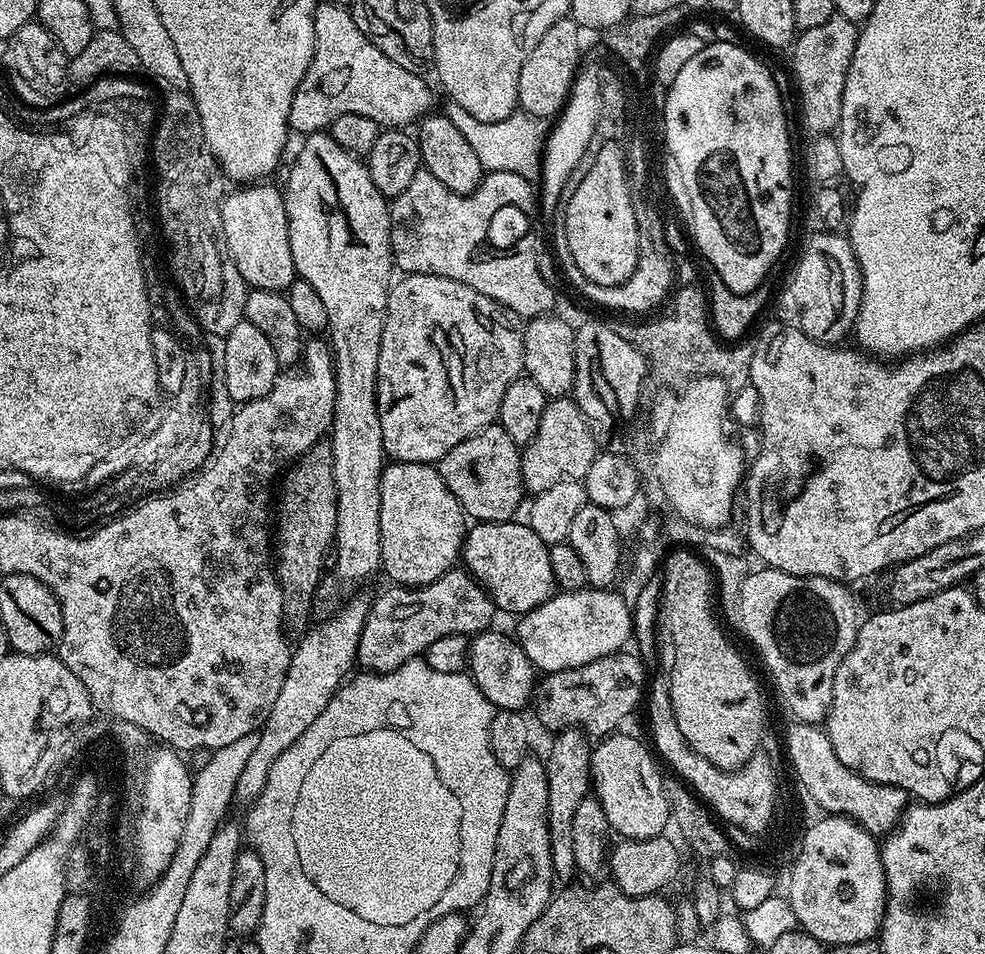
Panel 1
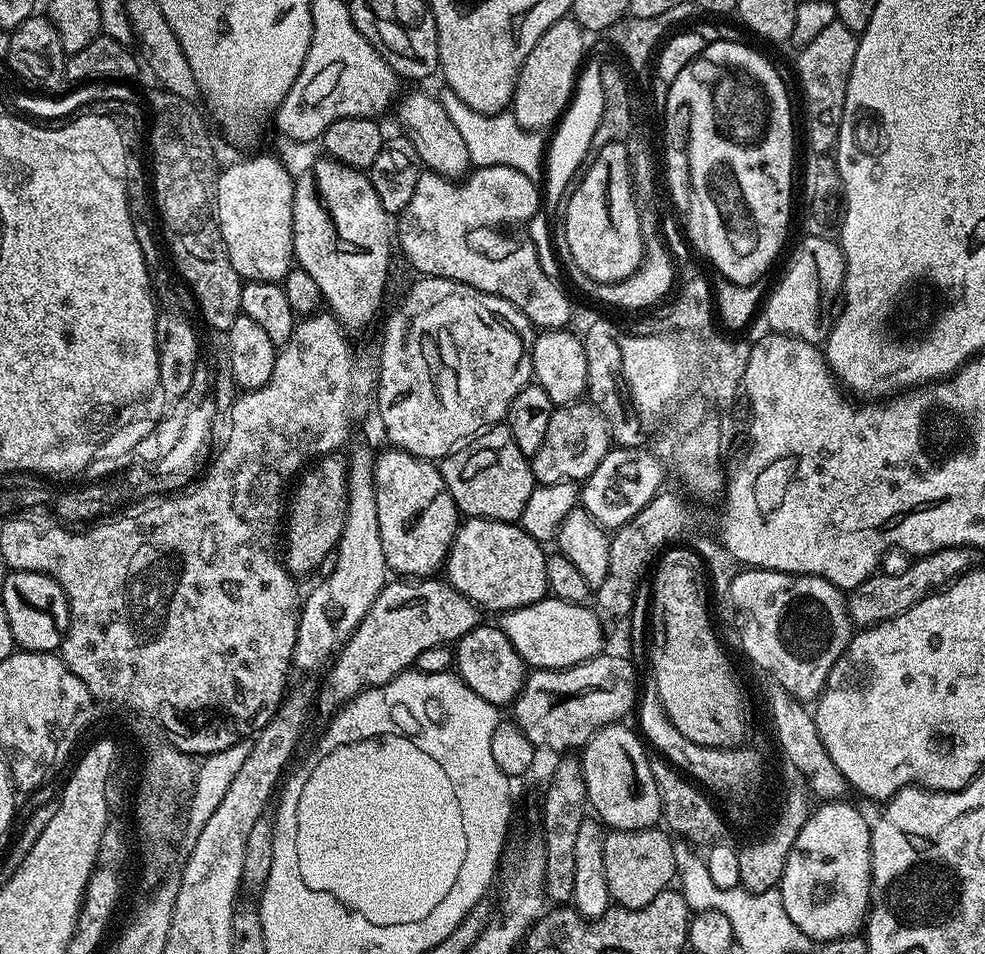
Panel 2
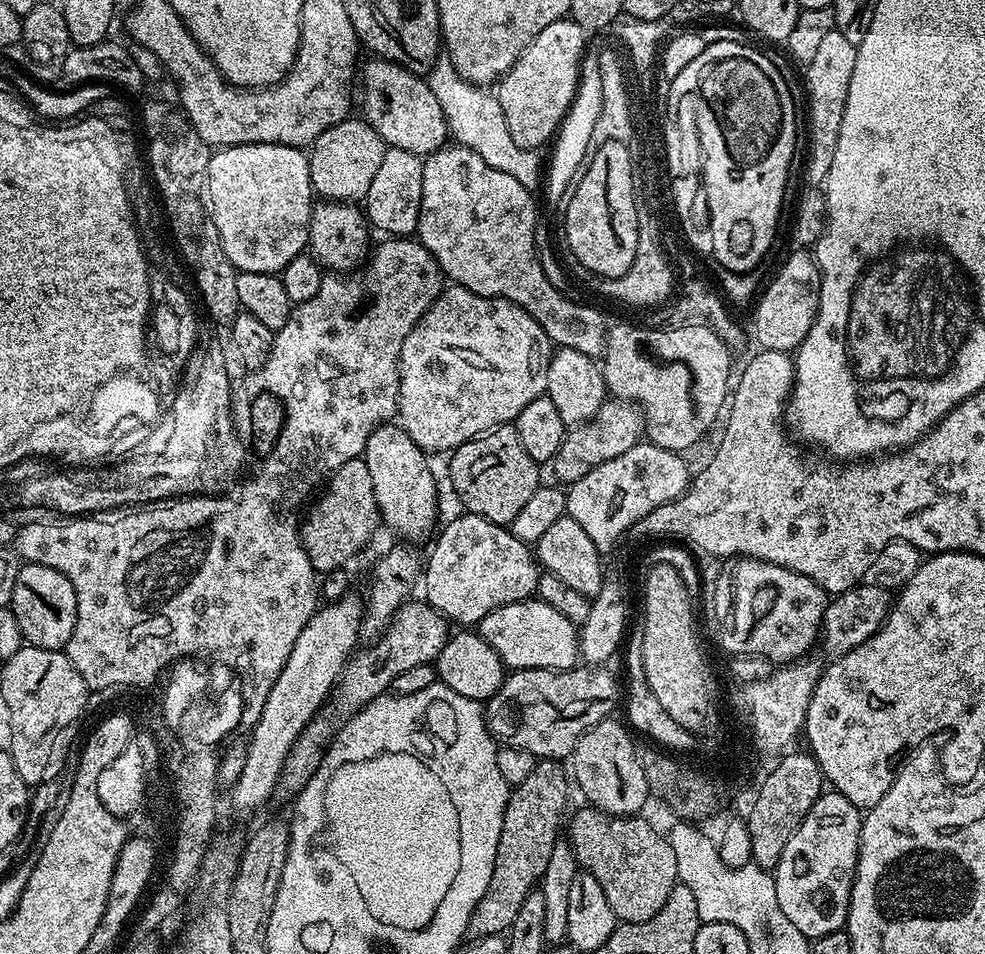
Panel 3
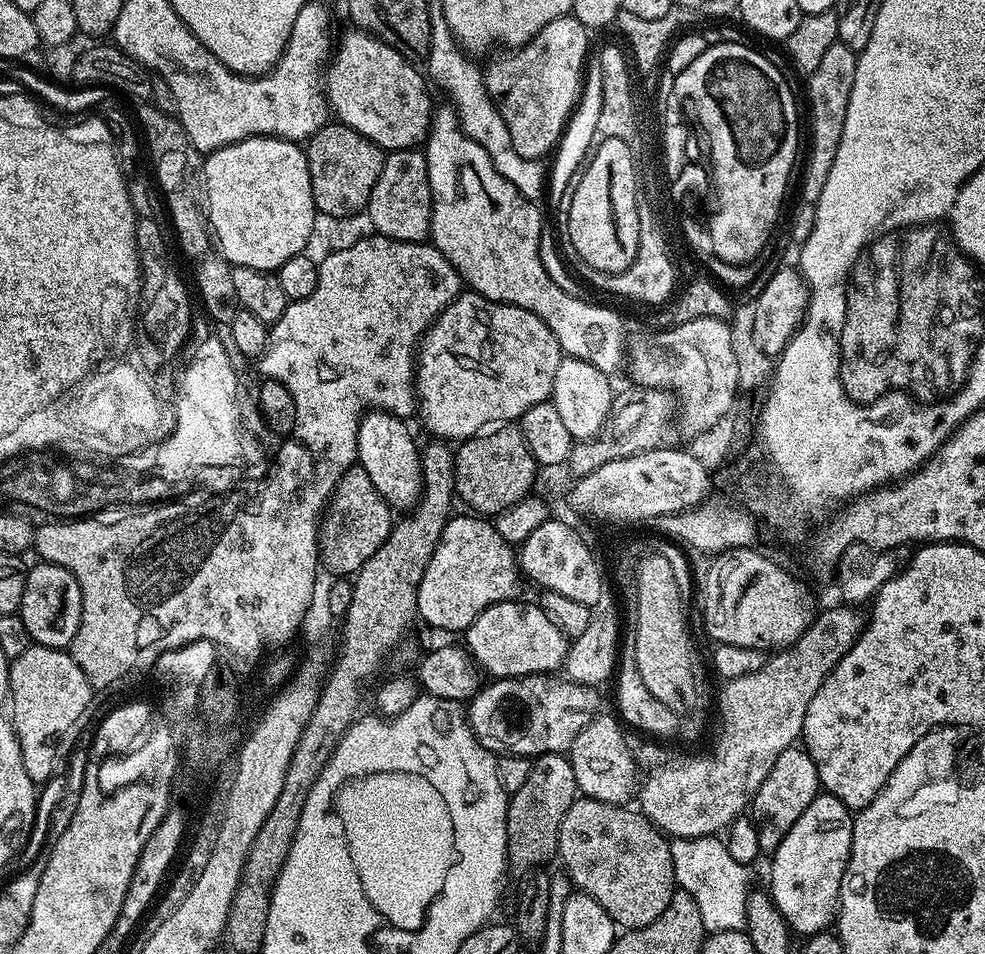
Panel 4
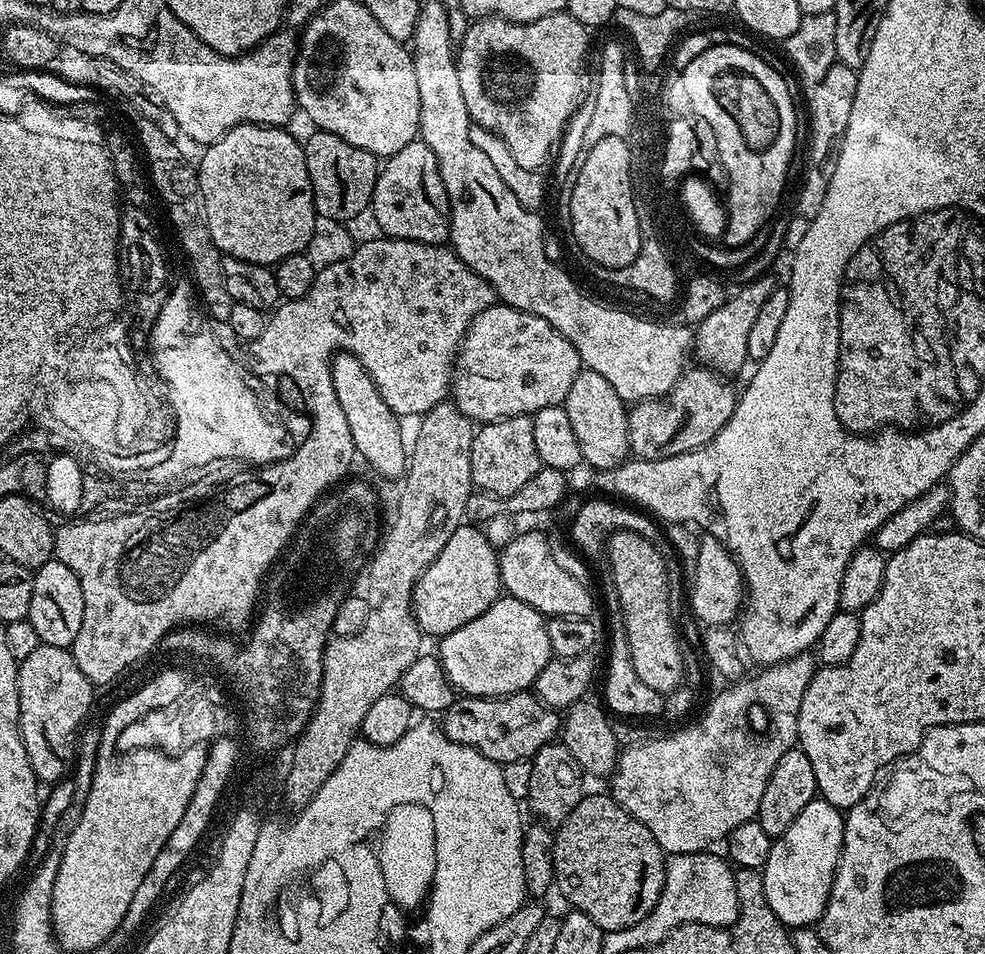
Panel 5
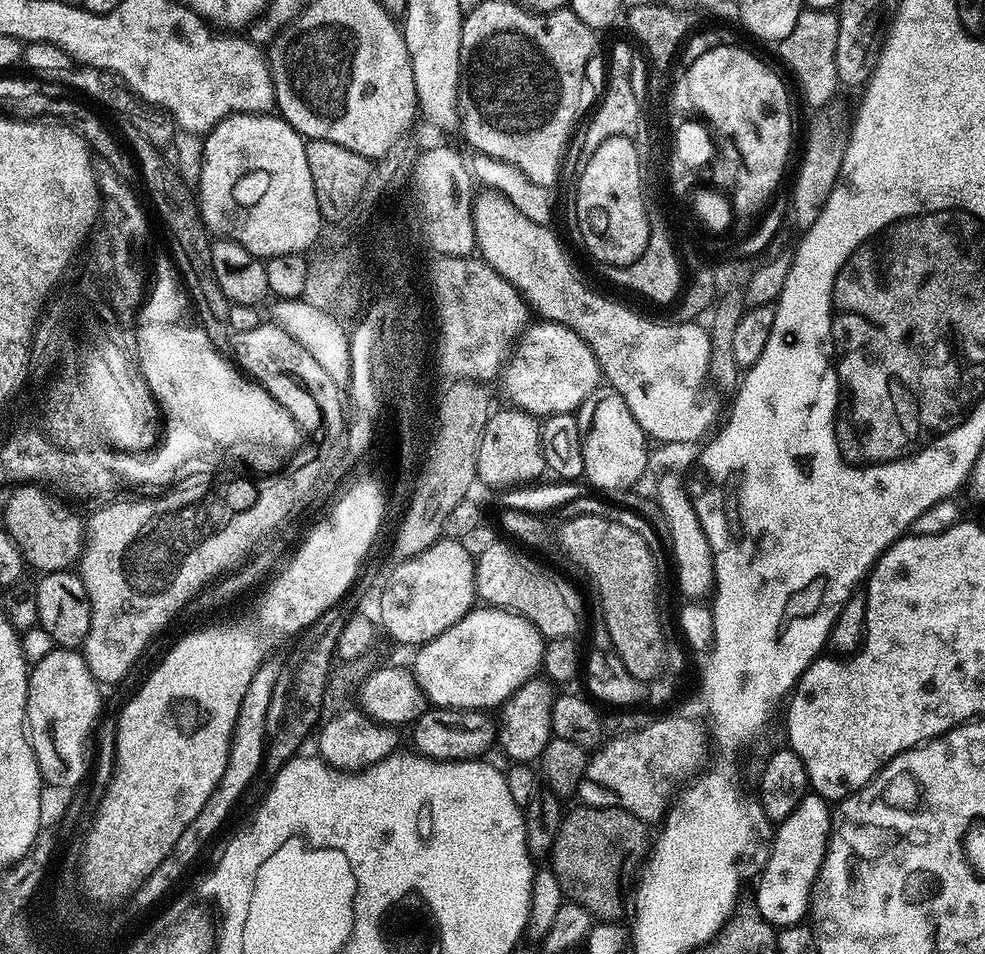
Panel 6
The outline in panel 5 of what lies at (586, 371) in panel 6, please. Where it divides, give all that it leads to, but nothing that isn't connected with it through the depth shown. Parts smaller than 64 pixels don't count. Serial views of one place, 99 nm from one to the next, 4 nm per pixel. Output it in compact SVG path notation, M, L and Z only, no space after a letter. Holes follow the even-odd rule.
M497 302L482 314L472 319L463 345L454 361L454 375L450 385L450 396L456 408L462 410L473 422L504 420L507 416L526 416L546 406L563 404L574 378L582 370L580 355L574 346L550 322L529 312L511 308L509 304Z

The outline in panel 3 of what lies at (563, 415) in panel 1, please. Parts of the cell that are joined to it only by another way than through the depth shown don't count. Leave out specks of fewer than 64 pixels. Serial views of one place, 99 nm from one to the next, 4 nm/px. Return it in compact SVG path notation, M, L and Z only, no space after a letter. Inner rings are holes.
M605 399L593 420L575 425L565 435L558 454L550 461L550 467L554 470L556 479L561 485L571 486L574 481L586 478L590 470L602 466L602 462L610 458L618 458L618 454L626 454L626 450L641 443L644 431L645 418L637 405L626 400Z

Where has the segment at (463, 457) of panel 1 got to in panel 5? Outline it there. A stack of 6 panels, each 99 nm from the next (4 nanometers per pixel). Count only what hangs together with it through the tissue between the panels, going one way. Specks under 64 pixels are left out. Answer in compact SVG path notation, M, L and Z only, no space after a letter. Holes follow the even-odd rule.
M531 415L507 416L504 420L481 423L476 428L472 447L472 483L479 491L492 496L510 496L525 486L541 467L538 449L534 447Z

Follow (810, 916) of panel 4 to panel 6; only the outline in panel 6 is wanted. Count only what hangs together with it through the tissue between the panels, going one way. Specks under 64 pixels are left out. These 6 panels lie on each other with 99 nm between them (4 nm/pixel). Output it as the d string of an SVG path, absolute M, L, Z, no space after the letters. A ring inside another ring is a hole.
M809 794L802 798L802 802L798 802L790 818L779 821L772 837L772 853L758 877L760 885L756 888L754 900L754 906L768 924L777 929L788 928L801 923L809 915L812 890L817 887L820 869L824 866L833 819L829 801Z

